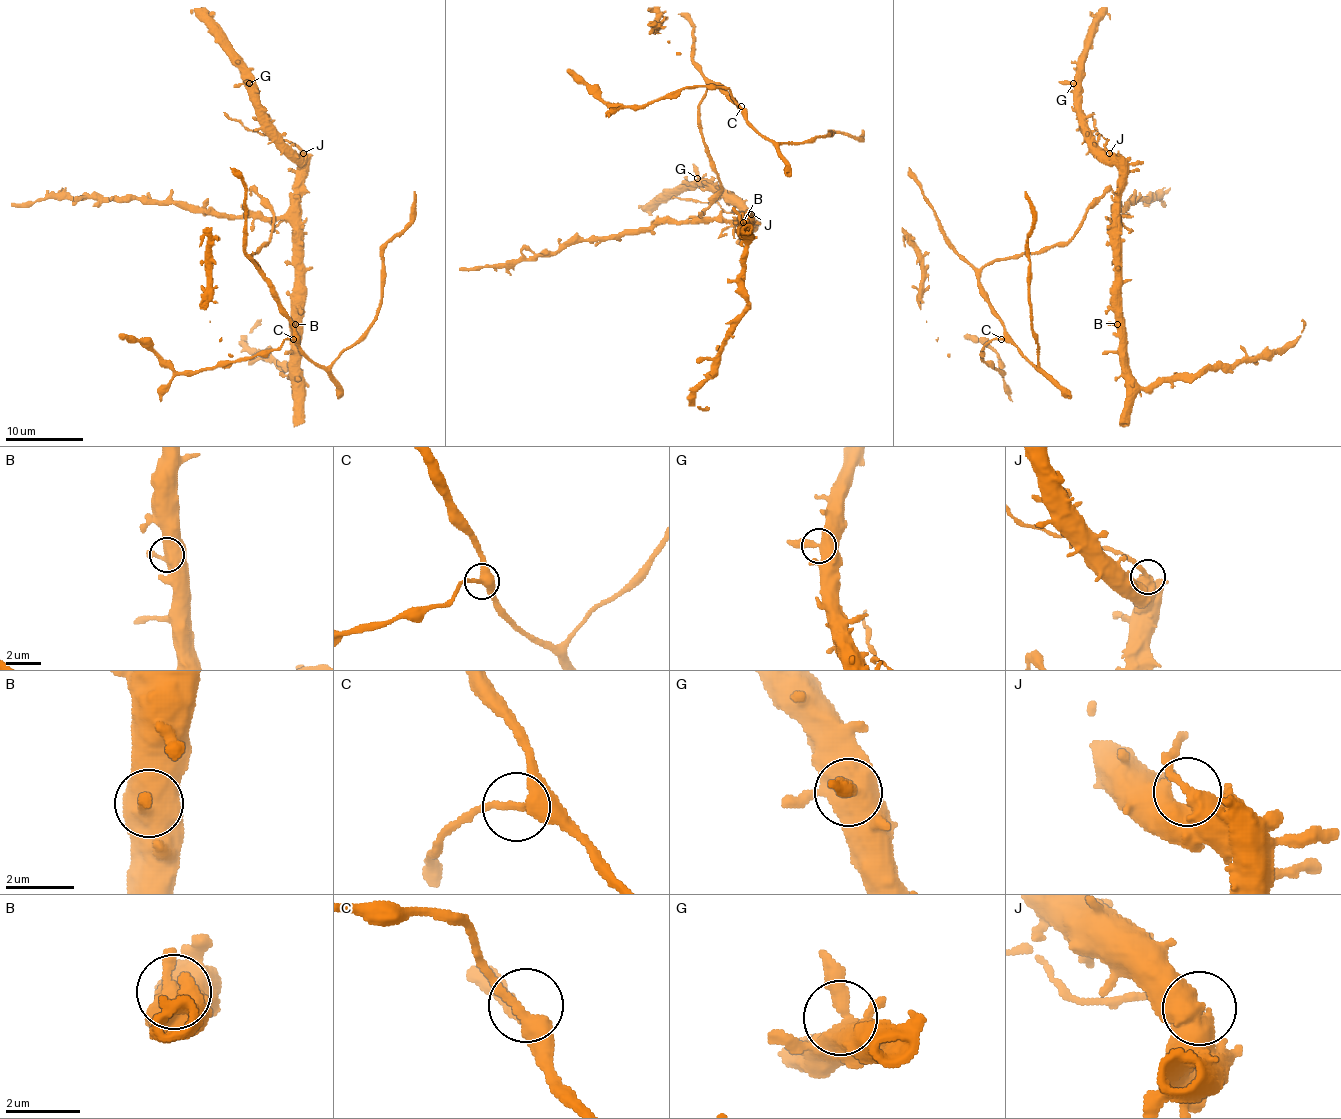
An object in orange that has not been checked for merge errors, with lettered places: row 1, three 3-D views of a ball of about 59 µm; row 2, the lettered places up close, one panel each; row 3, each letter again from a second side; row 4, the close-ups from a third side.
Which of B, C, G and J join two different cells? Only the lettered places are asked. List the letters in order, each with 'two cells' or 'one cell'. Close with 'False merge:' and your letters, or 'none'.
B: one cell
C: one cell
G: one cell
J: two cells
False merge: J

